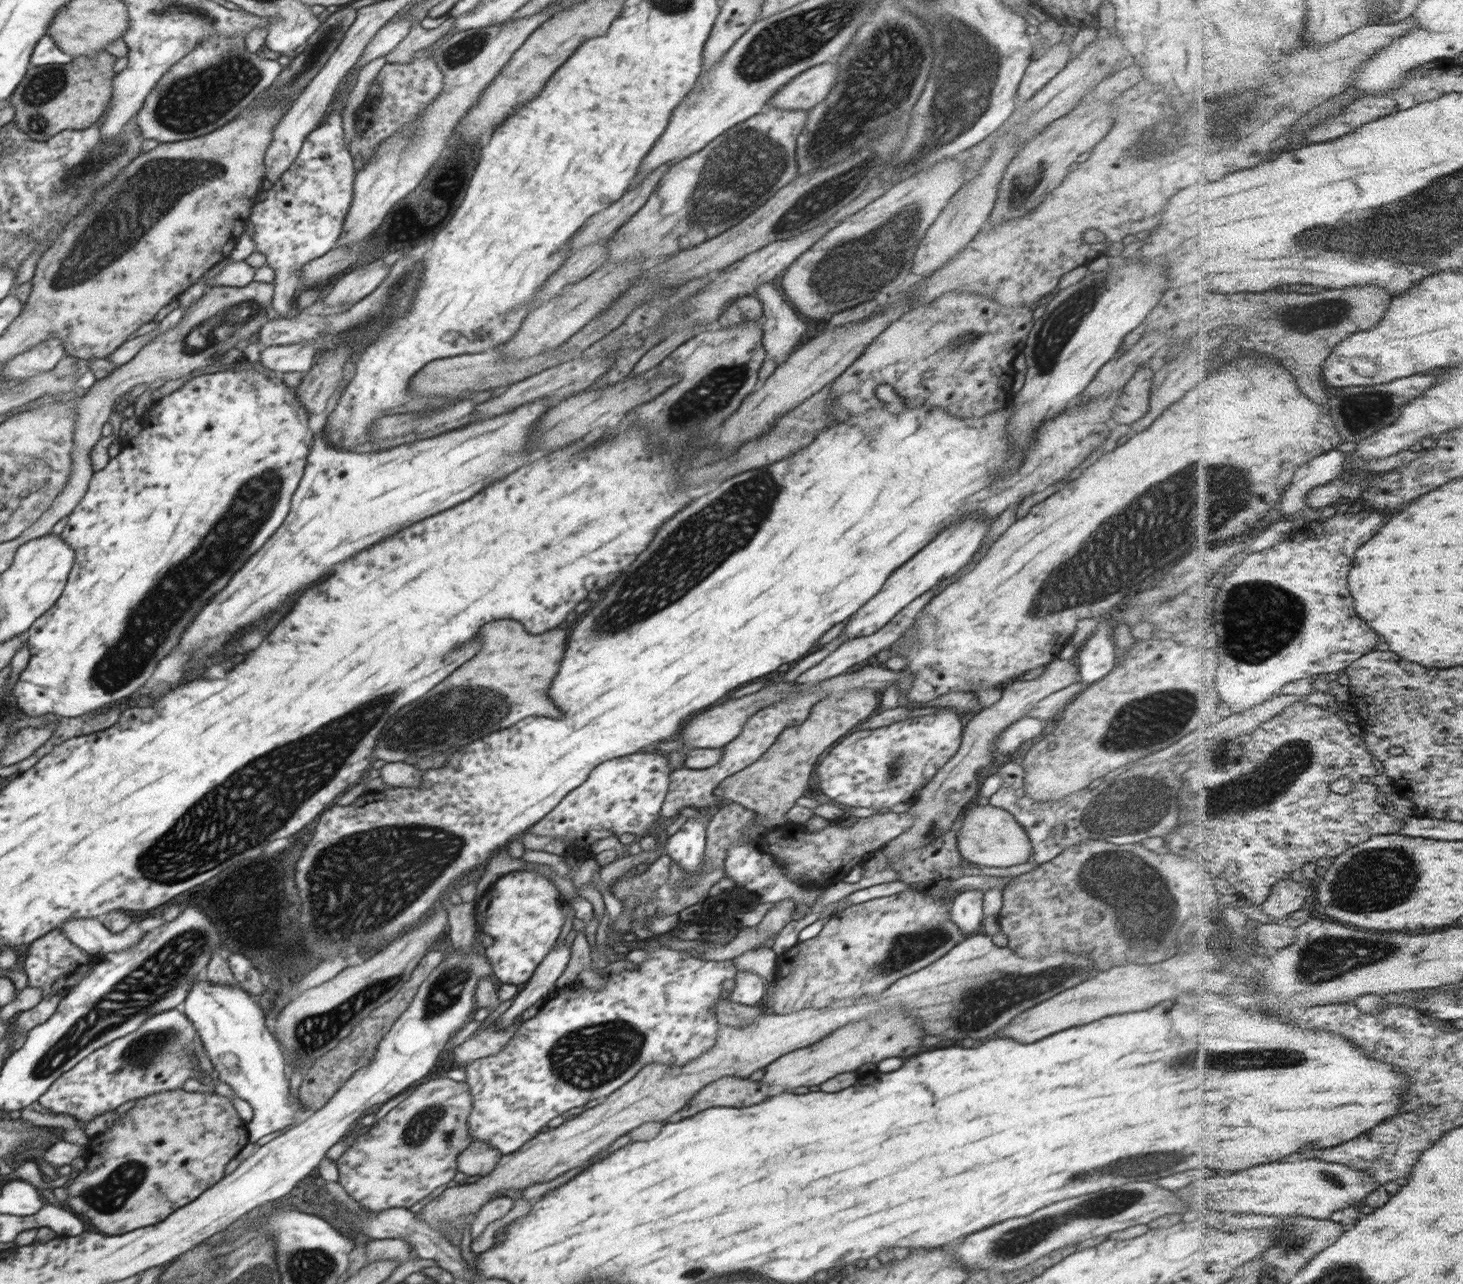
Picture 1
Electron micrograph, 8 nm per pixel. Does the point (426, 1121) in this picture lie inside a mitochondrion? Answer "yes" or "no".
yes

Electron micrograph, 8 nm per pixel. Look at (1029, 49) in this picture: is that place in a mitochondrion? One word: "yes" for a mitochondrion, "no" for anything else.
no

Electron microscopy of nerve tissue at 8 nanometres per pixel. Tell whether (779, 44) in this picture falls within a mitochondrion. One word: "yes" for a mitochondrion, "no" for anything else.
yes

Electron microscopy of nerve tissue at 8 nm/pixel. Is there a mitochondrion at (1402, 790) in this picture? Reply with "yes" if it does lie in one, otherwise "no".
no

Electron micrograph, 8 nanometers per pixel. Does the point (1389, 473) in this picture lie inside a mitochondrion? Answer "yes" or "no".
no

